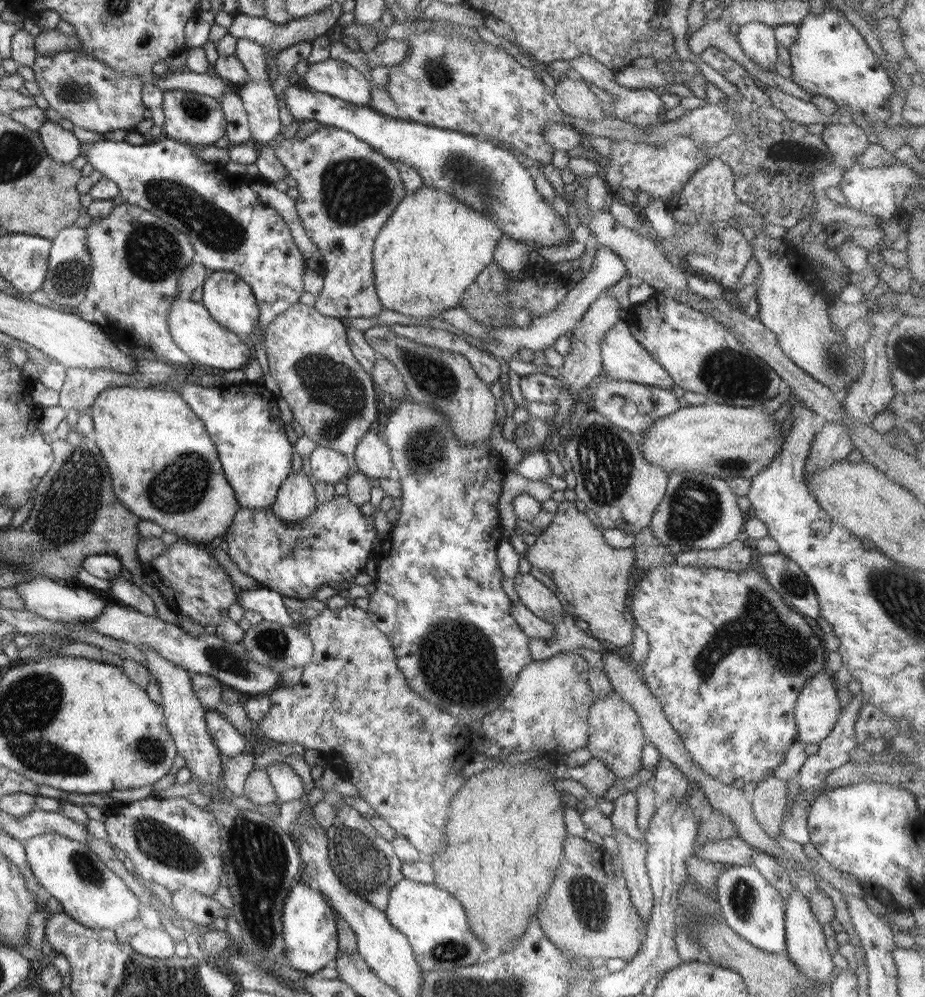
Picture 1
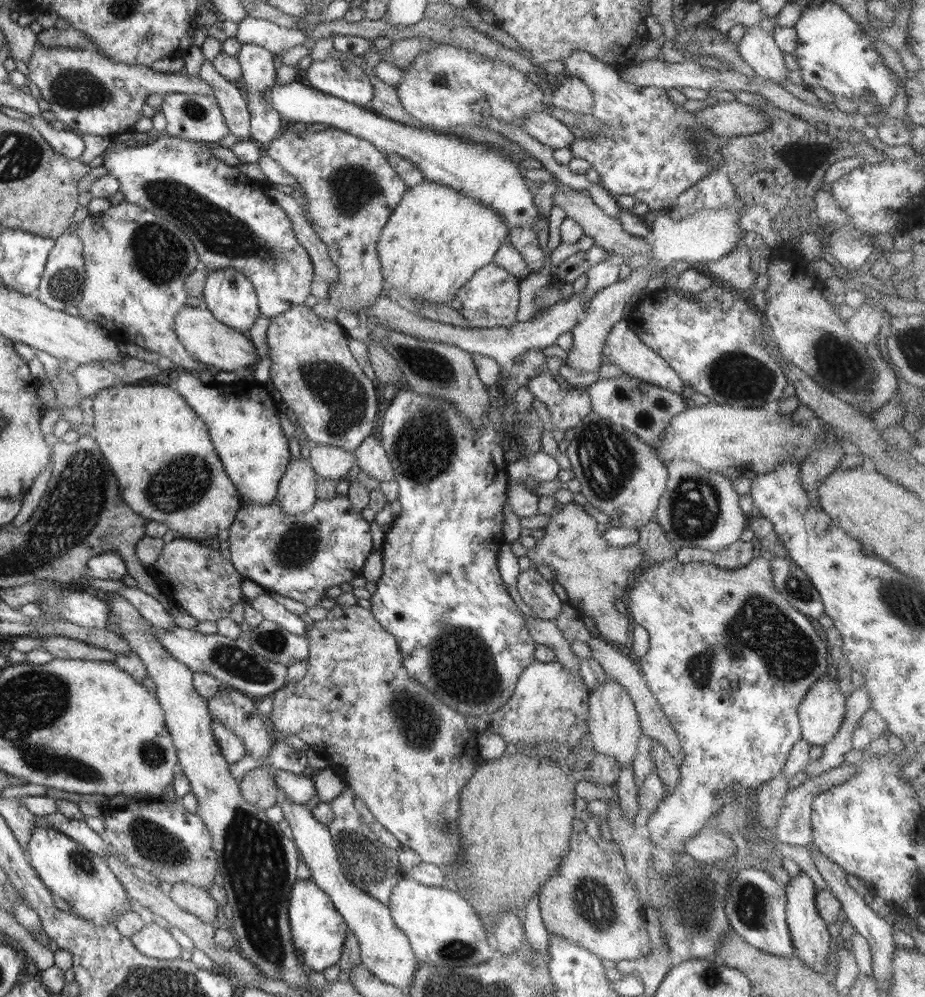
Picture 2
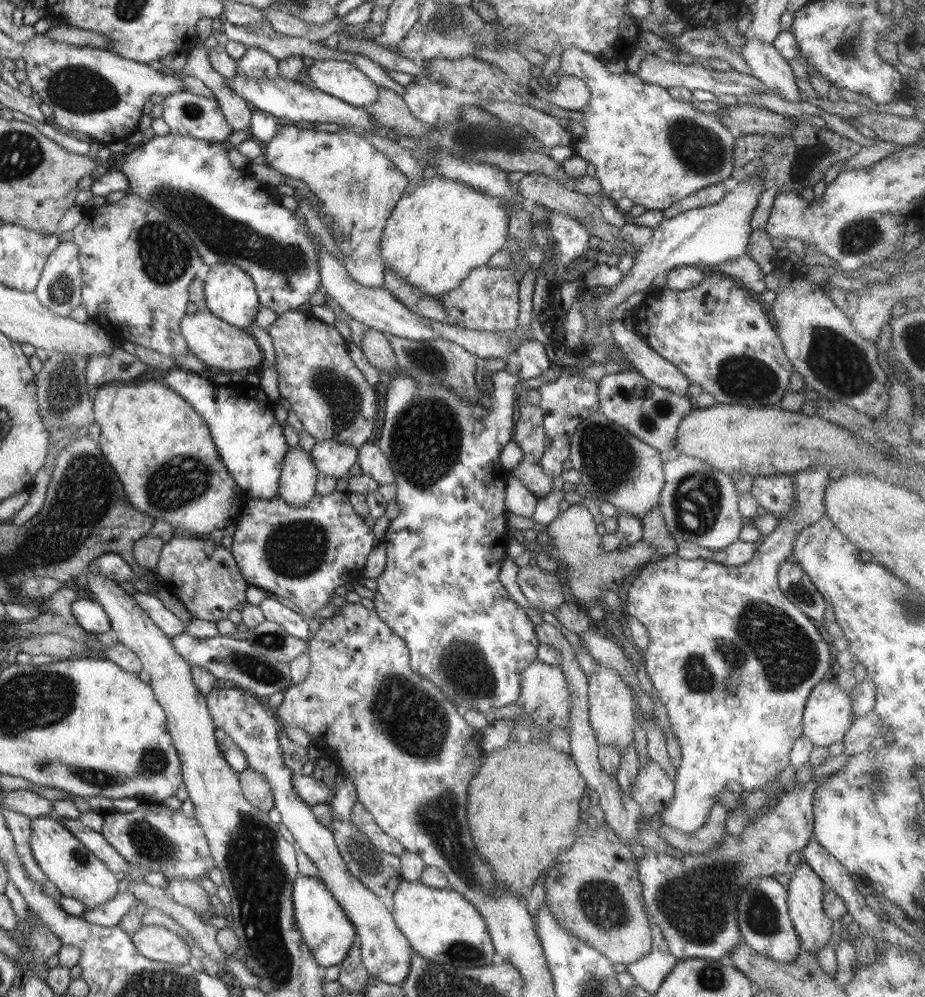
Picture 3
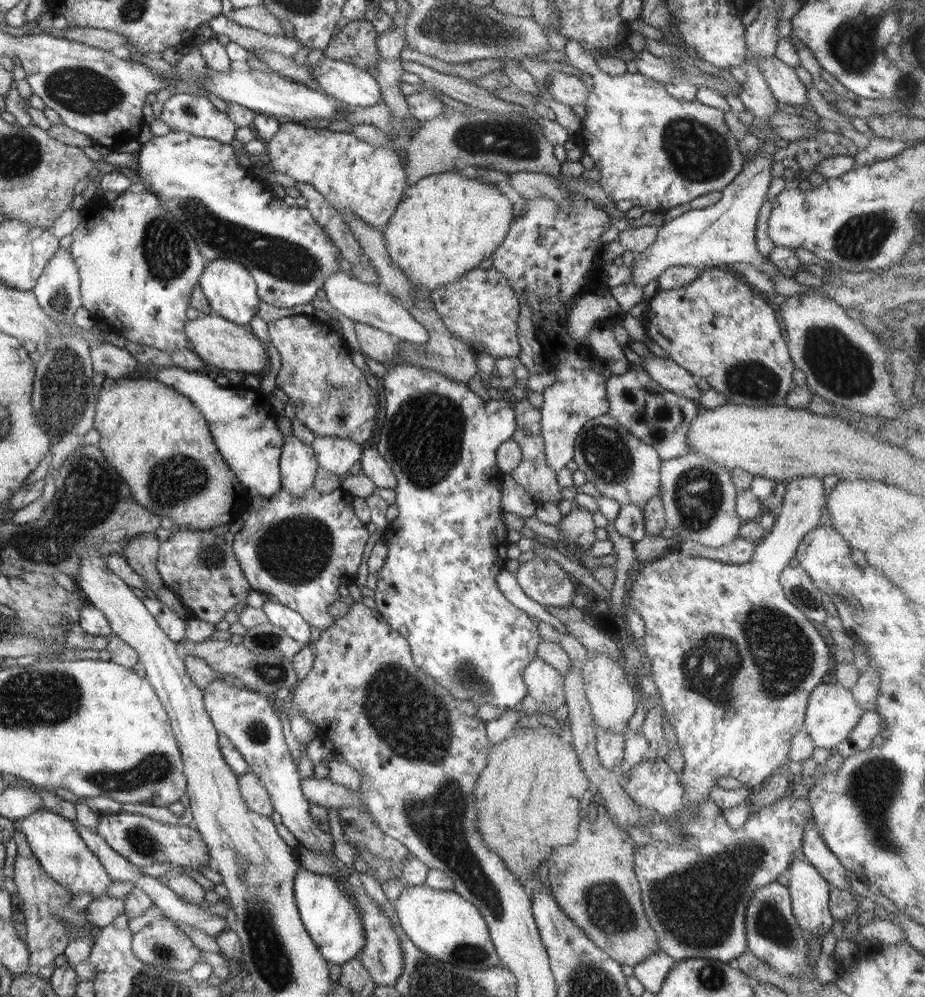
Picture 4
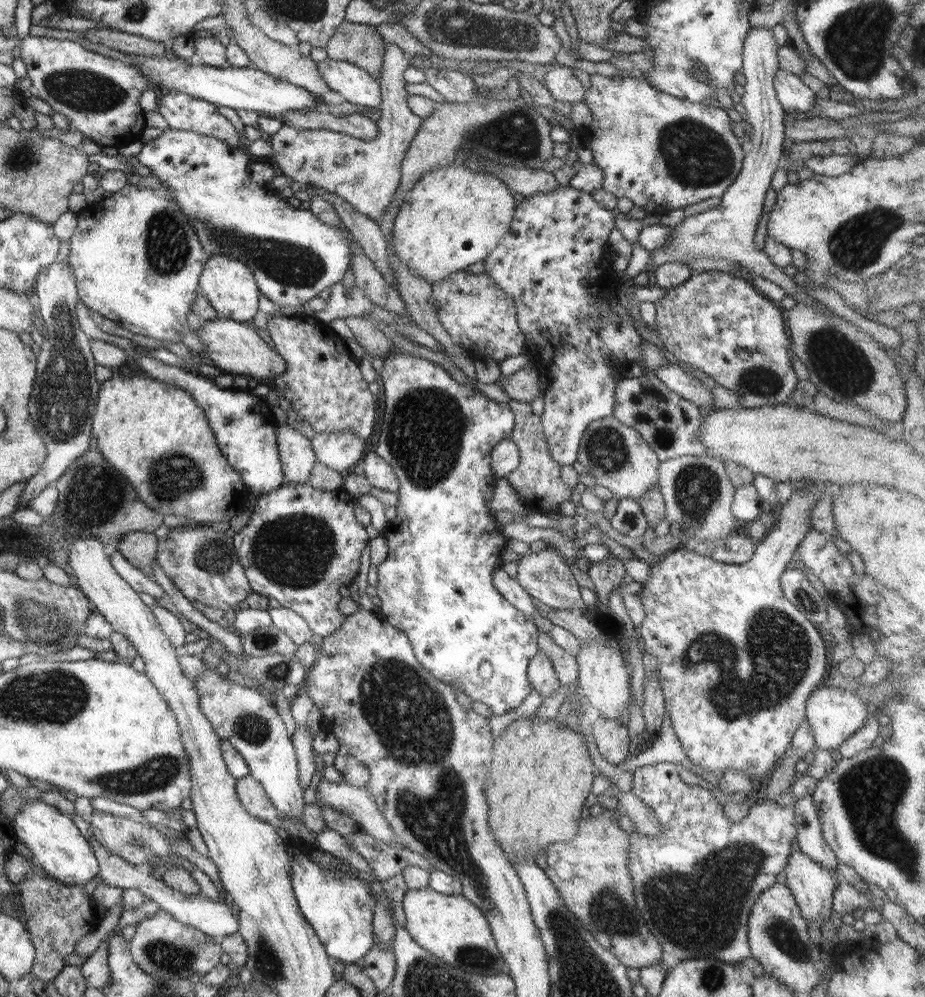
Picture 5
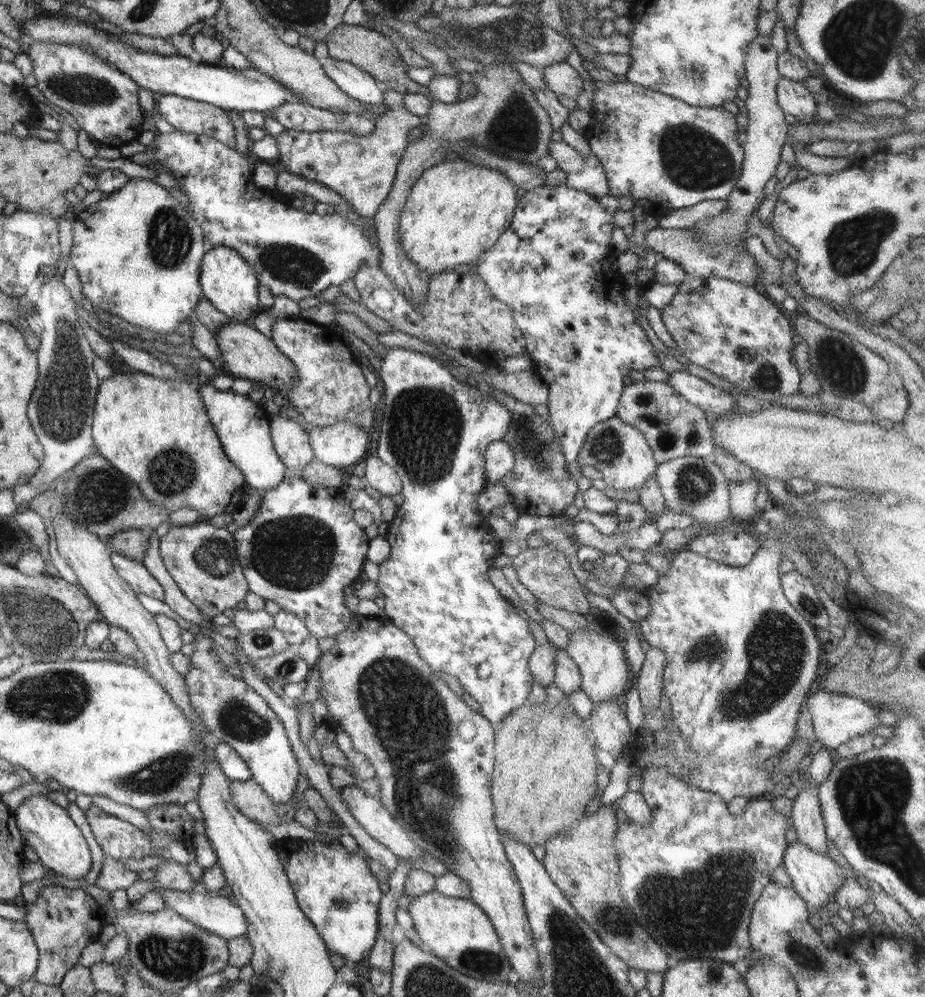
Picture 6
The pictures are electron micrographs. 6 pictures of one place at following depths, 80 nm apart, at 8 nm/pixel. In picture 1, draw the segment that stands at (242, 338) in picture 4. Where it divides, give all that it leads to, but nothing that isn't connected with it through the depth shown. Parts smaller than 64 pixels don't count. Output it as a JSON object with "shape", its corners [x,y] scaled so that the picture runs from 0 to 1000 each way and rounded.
{"shape":[[[195,295],[186,303],[186,309],[182,311],[182,329],[187,342],[206,359],[214,367],[229,367],[240,371],[257,371],[271,359],[269,350],[256,335],[238,327],[217,303],[208,303],[203,296]]]}

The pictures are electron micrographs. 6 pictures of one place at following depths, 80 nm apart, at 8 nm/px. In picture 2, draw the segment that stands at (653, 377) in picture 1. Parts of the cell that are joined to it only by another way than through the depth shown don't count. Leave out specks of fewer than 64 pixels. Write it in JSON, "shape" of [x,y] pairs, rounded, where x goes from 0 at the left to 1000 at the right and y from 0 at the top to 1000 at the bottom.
{"shape":[[[676,319],[662,328],[651,353],[659,364],[666,365],[668,369],[672,370],[674,376],[689,379],[692,382],[701,383],[728,394],[737,395],[741,385],[734,375],[712,355],[701,349],[688,337],[688,334],[679,327]]]}

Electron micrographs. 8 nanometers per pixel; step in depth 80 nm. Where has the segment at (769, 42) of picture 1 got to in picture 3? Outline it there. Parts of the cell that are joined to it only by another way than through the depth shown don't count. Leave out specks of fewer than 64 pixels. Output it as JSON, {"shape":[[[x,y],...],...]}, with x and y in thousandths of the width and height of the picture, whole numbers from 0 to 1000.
{"shape":[[[808,39],[801,56],[813,69],[813,76],[816,76],[826,87],[832,88],[835,92],[841,92],[841,96],[851,102],[865,101],[865,90],[858,72],[837,46],[824,44],[822,40]]]}

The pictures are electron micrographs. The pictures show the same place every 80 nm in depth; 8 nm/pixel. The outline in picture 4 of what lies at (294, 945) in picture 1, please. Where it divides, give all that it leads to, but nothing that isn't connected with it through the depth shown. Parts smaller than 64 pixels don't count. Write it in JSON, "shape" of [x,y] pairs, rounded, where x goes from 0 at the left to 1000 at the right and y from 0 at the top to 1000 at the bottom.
{"shape":[[[323,866],[317,883],[317,896],[326,927],[345,951],[348,961],[356,967],[372,967],[389,957],[395,946],[390,919],[384,905],[371,895],[364,880],[337,876]]]}

